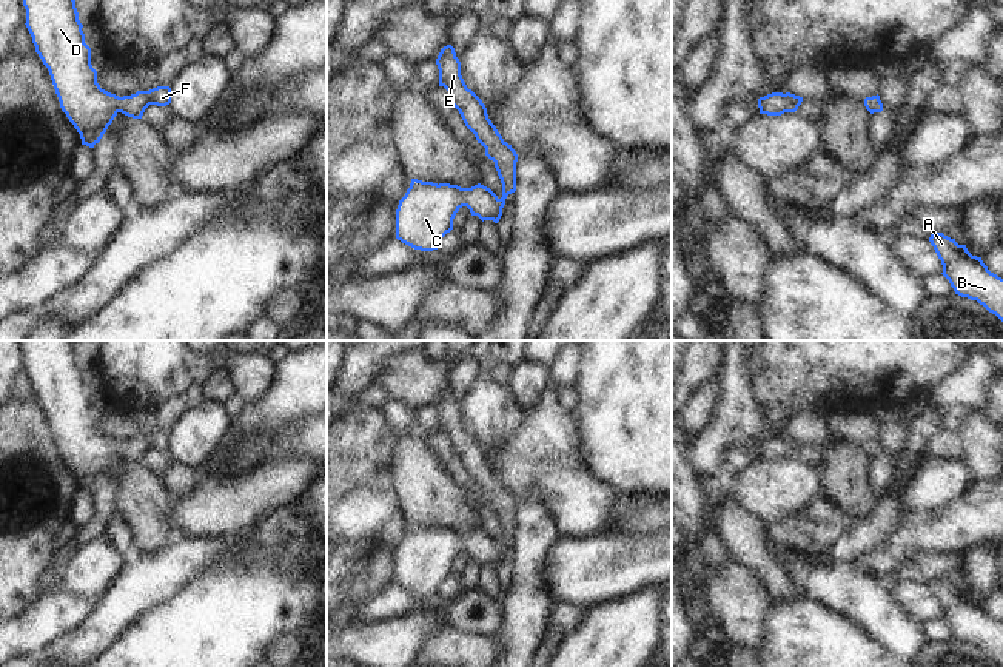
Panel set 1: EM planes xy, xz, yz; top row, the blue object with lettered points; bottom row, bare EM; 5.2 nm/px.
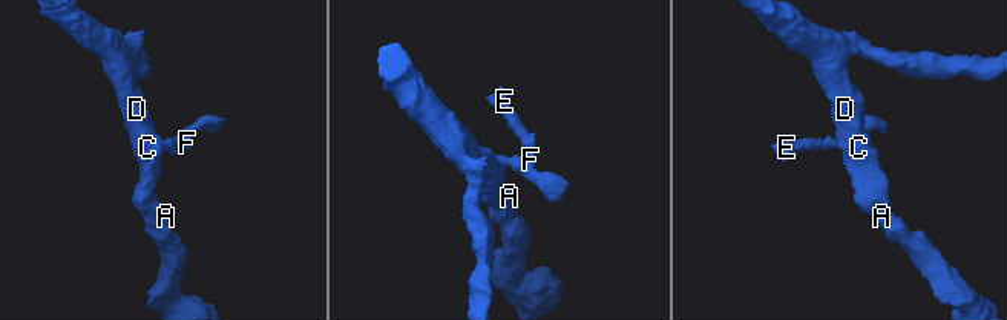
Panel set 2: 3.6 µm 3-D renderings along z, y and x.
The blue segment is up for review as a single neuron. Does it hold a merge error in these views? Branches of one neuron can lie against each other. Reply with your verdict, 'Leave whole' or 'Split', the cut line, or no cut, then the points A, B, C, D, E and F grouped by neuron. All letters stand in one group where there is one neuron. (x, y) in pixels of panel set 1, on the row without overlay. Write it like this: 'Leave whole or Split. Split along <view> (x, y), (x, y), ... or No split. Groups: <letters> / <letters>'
Leave whole. No split. Groups: A B C D E F

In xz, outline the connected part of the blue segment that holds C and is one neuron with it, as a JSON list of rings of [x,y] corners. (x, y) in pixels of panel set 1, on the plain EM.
[[[451,390],[441,394],[436,410],[439,431],[448,436],[451,450],[459,456],[465,471],[485,493],[485,501],[495,507],[502,528],[502,542],[499,544],[481,528],[461,533],[411,524],[396,555],[396,584],[421,596],[438,595],[441,584],[453,575],[453,564],[462,551],[467,551],[471,561],[478,561],[482,567],[498,568],[507,541],[516,536],[518,499],[488,464],[482,445],[467,433],[461,421],[461,407]]]

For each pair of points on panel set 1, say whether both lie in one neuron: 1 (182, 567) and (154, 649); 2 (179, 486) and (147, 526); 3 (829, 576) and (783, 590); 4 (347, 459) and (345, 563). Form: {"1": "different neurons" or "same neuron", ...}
{"1": "different neurons", "2": "different neurons", "3": "different neurons", "4": "same neuron"}

